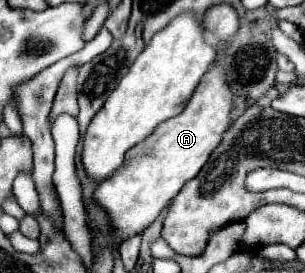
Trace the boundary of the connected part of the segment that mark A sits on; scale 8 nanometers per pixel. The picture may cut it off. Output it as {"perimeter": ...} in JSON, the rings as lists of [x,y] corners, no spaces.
{"perimeter":[[[216,64],[208,70],[208,74],[204,74],[186,108],[168,122],[162,122],[144,142],[140,142],[140,146],[134,146],[126,154],[124,170],[104,180],[106,206],[98,206],[108,216],[114,244],[142,234],[160,216],[162,208],[170,204],[172,198],[168,196],[168,192],[160,194],[156,192],[156,186],[160,186],[160,190],[180,190],[200,172],[200,168],[208,162],[212,150],[220,144],[224,128],[232,124],[230,106],[232,92],[228,90],[228,82],[224,82],[224,68]]]}

